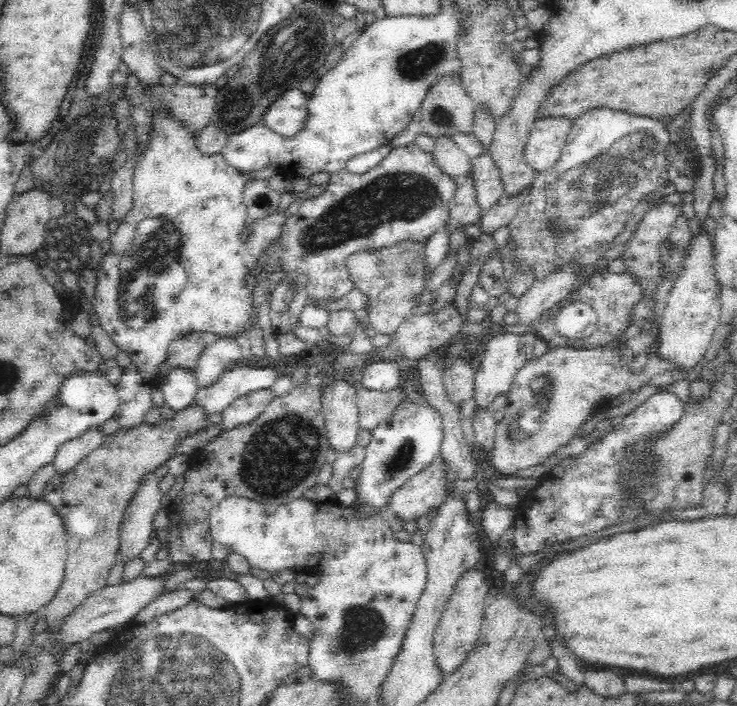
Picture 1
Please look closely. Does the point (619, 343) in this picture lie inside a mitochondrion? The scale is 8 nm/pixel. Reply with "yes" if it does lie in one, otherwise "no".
no

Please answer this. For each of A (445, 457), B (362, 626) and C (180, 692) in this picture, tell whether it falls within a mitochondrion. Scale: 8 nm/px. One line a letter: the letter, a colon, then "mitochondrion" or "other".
A: other
B: mitochondrion
C: mitochondrion

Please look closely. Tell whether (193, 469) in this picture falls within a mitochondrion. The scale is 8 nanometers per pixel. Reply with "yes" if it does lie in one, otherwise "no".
no

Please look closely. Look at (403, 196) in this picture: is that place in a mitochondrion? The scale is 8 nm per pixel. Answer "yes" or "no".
yes

